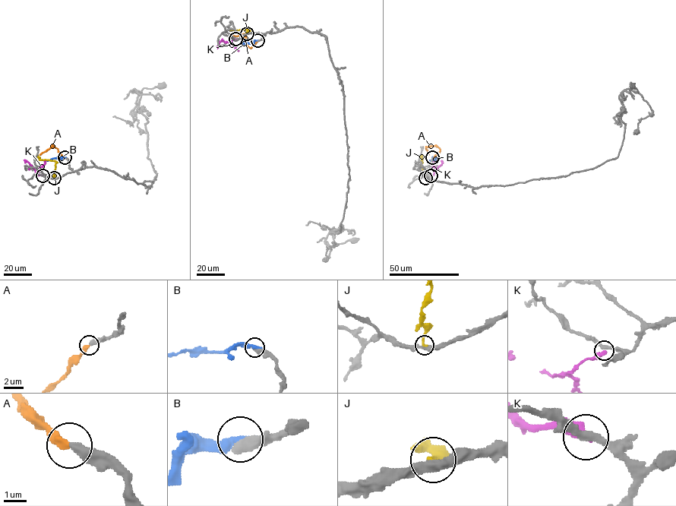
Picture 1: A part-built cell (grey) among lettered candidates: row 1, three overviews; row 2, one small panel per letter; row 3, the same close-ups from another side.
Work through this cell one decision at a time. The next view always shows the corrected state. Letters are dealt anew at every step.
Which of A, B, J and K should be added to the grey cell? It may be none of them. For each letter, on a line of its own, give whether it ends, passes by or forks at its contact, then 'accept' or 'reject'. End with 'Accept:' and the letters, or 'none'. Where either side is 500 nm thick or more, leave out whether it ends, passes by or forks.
A: it ends there; accept
B: reject
J: it ends there; reject
K: it ends there; reject
Accept: A

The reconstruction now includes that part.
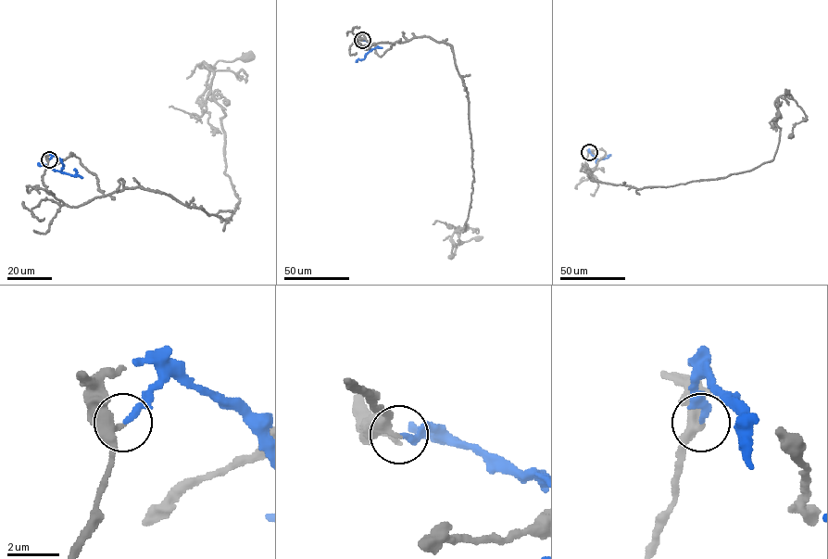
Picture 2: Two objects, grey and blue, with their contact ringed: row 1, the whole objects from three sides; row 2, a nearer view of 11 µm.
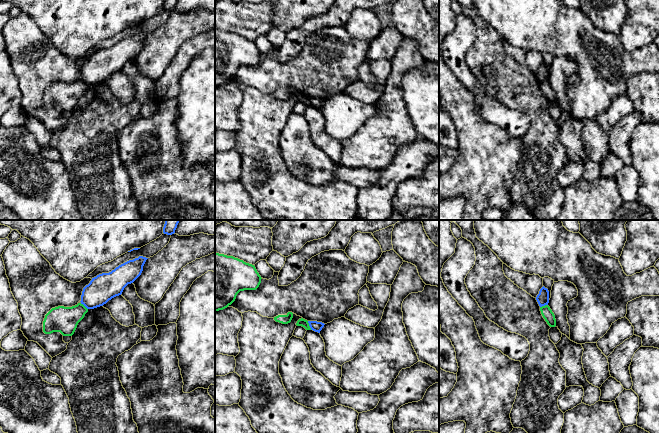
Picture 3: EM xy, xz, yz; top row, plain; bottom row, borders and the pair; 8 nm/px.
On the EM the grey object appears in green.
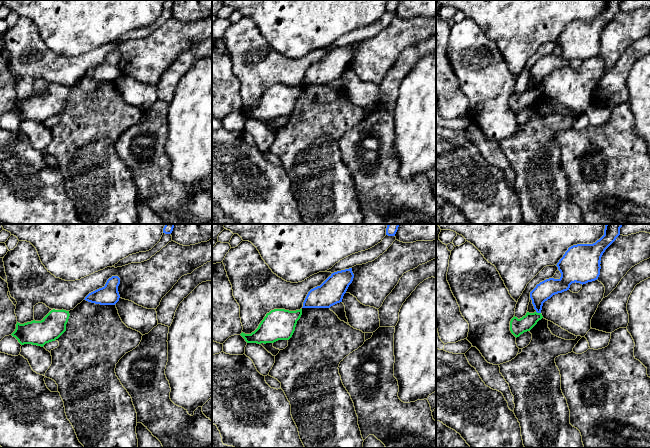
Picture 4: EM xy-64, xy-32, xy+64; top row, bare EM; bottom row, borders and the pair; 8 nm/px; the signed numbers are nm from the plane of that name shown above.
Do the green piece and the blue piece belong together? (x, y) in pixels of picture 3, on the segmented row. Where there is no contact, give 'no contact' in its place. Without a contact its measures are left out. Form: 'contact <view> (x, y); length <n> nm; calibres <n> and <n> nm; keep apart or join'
contact xz (308, 325); length 80 nm; calibres 70 and 80 nm; keep apart

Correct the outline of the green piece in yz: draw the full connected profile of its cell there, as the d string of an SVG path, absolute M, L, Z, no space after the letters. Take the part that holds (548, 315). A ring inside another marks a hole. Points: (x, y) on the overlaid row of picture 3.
M548 305L540 307L541 314L550 327L556 326L555 315Z

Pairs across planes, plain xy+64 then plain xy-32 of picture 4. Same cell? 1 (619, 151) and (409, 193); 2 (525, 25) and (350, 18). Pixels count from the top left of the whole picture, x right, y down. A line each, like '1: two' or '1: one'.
1: one
2: one

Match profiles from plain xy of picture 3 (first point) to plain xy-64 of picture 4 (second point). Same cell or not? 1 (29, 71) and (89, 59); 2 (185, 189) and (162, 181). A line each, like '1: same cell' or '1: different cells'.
1: same cell
2: same cell

